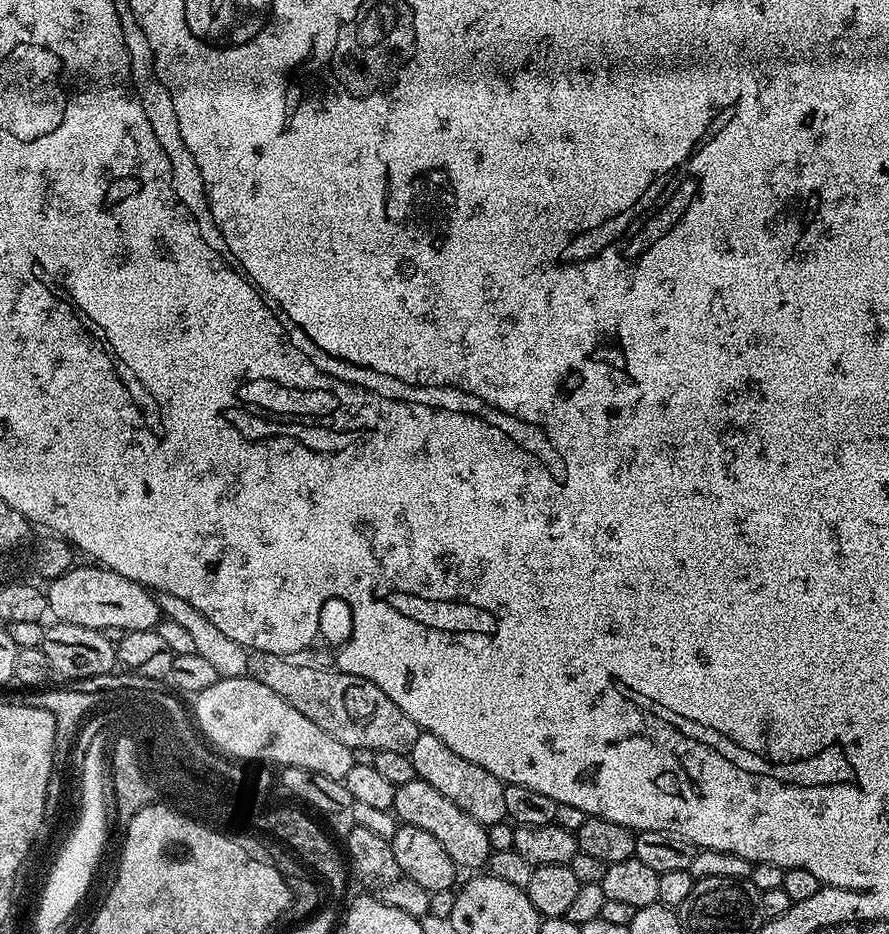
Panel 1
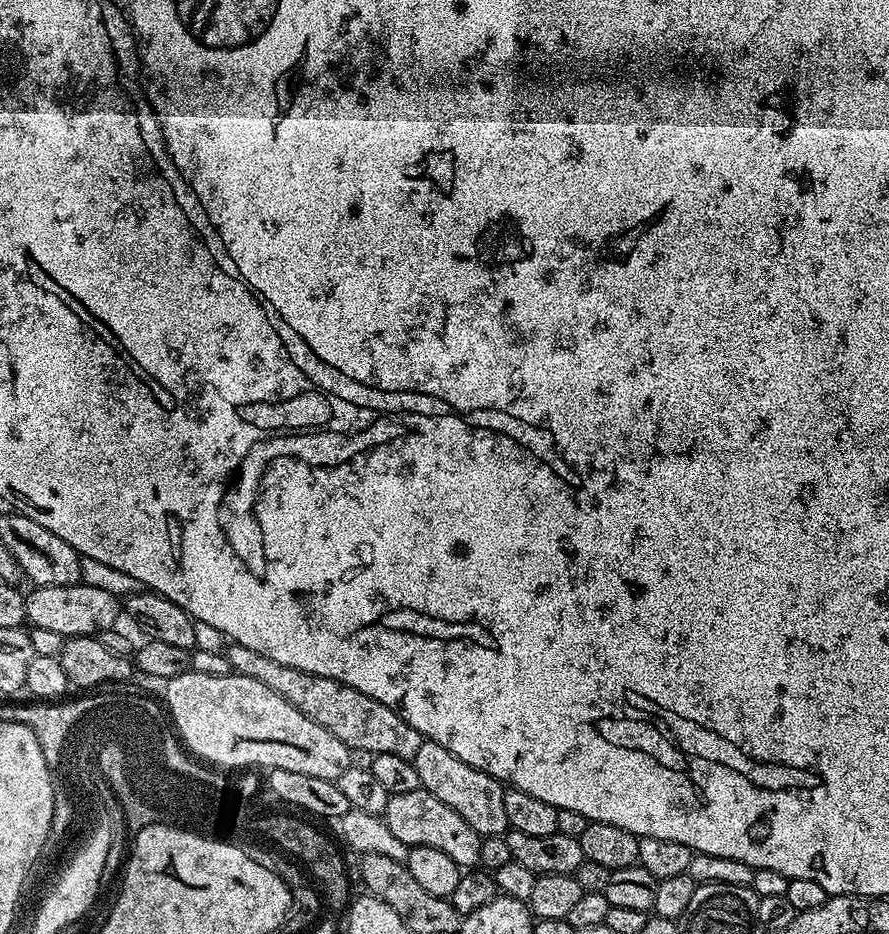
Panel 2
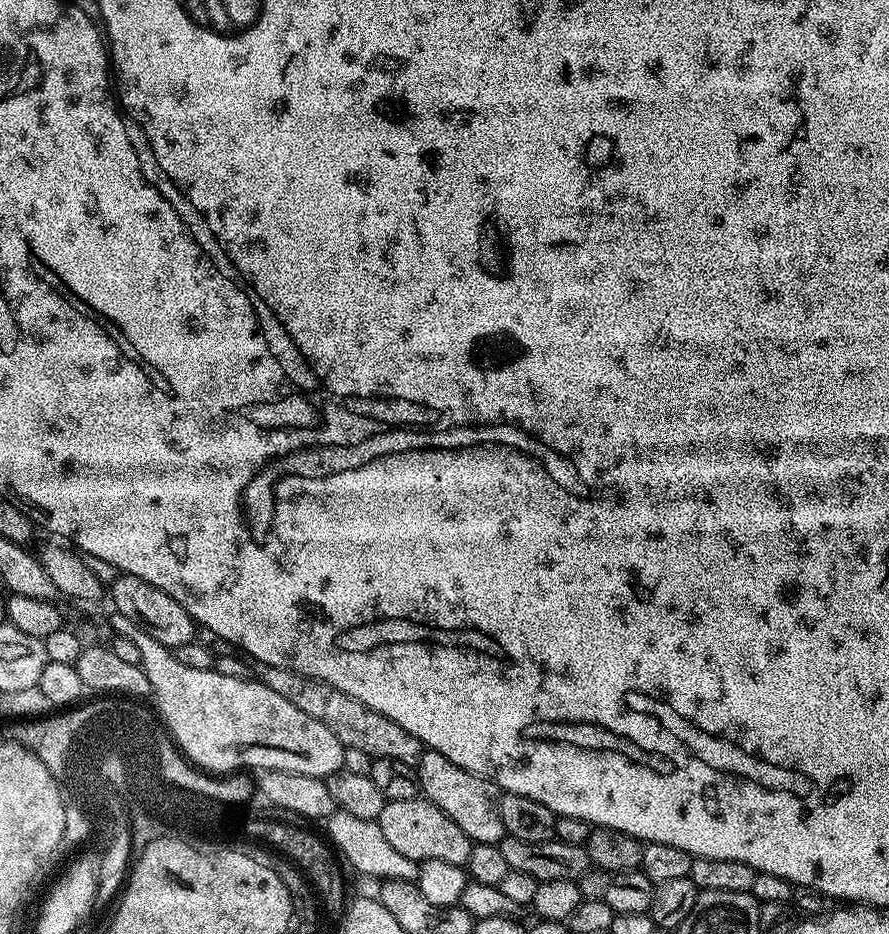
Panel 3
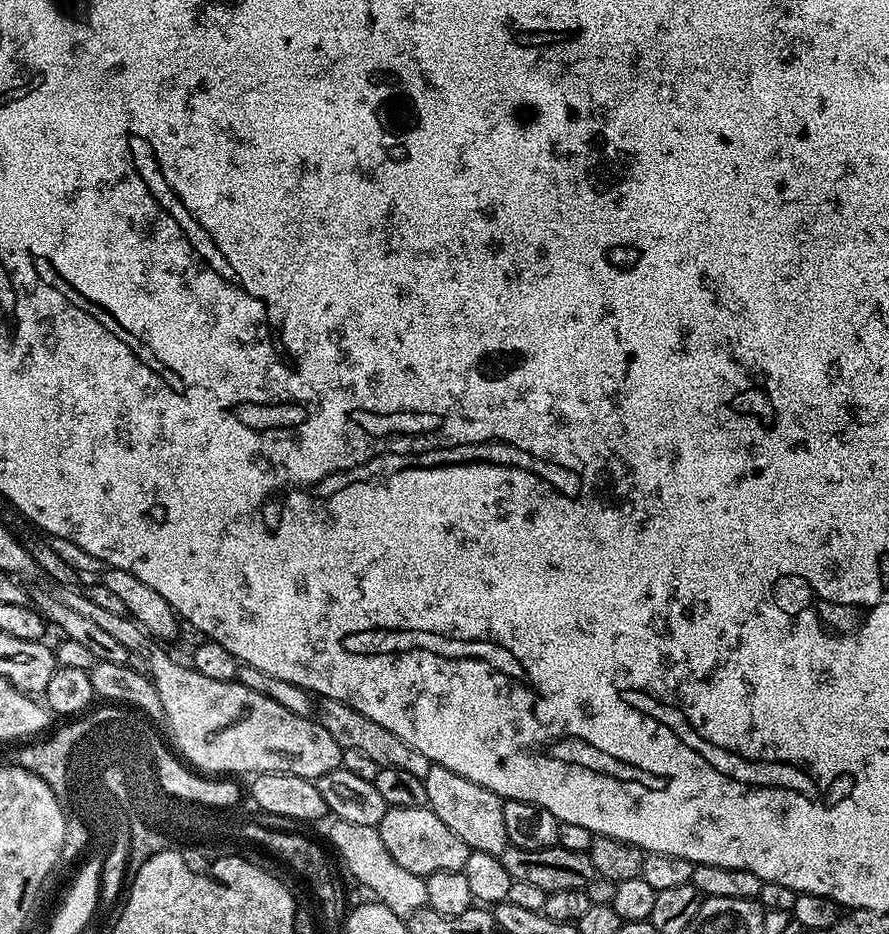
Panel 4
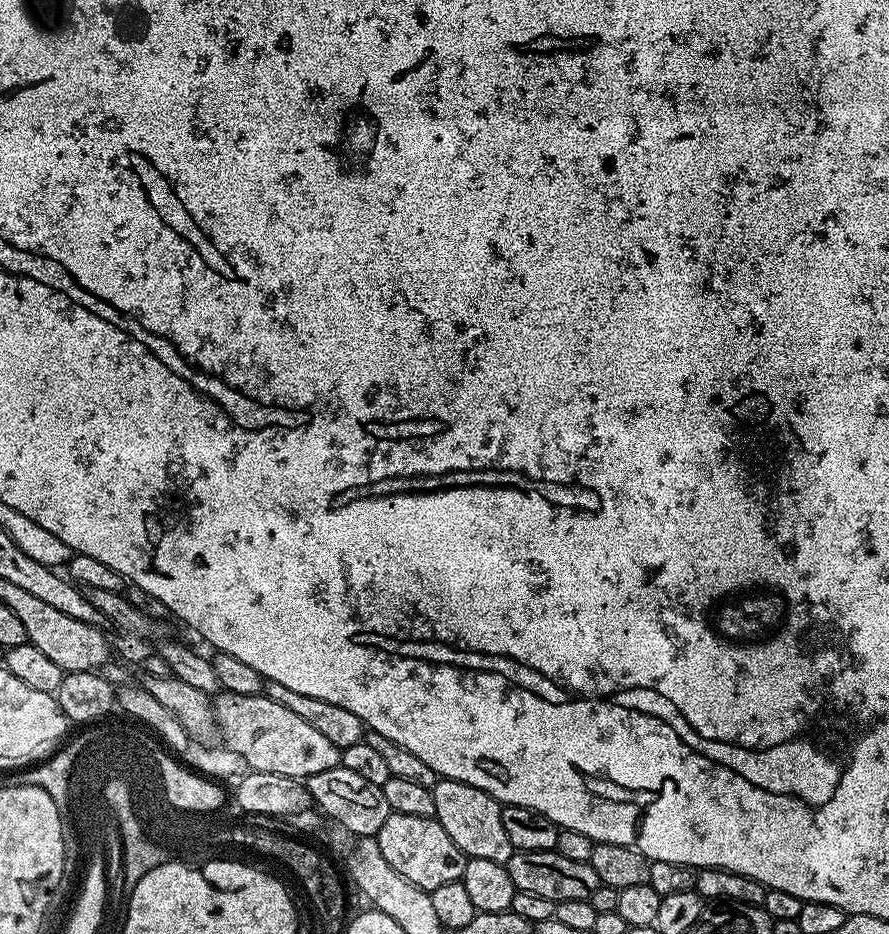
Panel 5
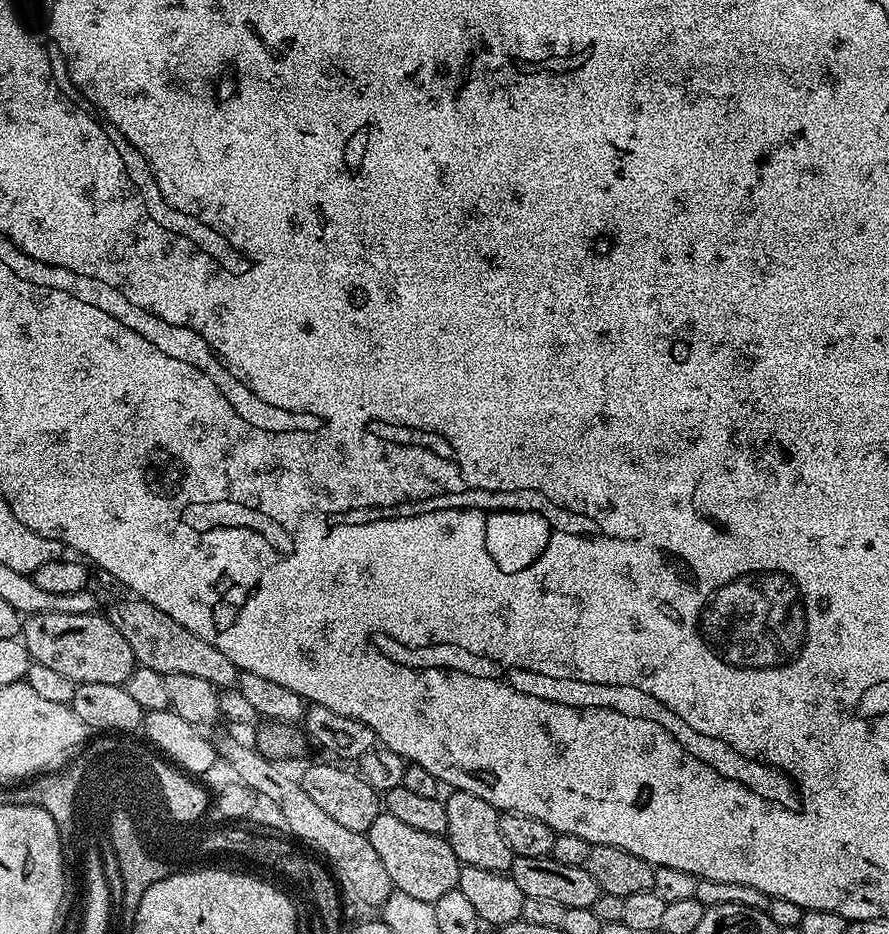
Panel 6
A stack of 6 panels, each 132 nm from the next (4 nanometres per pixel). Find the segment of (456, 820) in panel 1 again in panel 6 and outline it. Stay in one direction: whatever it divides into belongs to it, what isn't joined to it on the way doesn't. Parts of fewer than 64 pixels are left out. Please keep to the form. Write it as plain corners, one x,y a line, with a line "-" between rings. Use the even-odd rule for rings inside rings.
381,811
374,822
370,822
366,835
370,846
374,846
374,851
378,853
382,866
386,866
386,874
390,874
395,891
433,904
442,898
442,894
450,894
450,890
457,888
462,865
444,836
414,830
414,826
401,822
394,818
394,814
385,811

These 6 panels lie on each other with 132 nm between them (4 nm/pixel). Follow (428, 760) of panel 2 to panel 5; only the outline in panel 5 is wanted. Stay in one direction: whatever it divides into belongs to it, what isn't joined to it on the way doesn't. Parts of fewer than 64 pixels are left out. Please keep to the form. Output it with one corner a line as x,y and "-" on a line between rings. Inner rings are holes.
437,779
433,786
435,820
454,838
454,846
462,850
469,858
487,858
489,862
507,865
513,854
510,837
502,826
502,805
486,790
478,790
478,786
470,786
466,782
457,780

